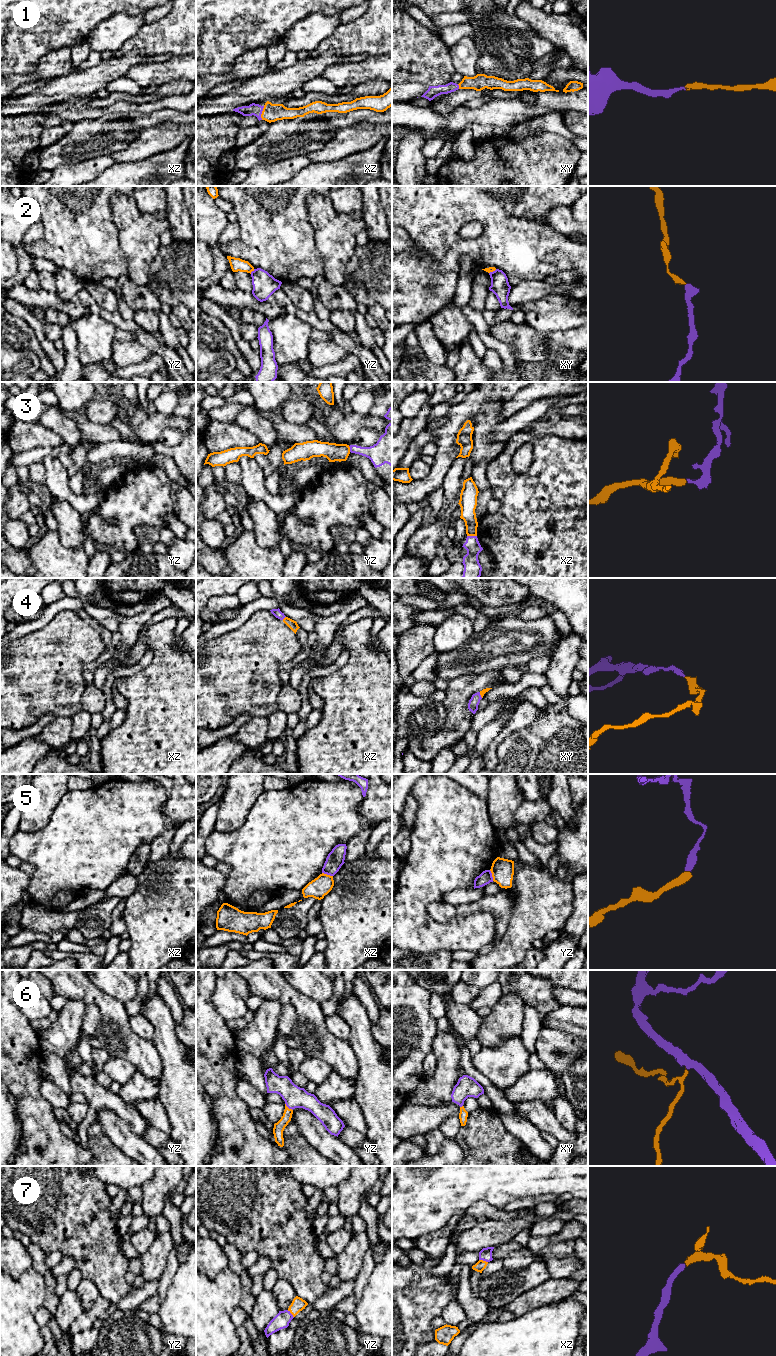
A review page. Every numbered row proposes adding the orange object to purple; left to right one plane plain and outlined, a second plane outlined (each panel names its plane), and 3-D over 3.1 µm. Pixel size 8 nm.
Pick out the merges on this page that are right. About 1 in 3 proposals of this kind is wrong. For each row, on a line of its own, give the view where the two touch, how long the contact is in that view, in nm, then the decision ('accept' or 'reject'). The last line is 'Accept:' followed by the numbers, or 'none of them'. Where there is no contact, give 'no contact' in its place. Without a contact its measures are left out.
1: xz | 110 nm | accept
2: yz | 50 nm | reject
3: xz | 80 nm | reject
4: xz | 40 nm | accept
5: xz | 90 nm | reject
6: yz | 90 nm | accept
7: xz | 80 nm | accept
Accept: 1, 4, 6, 7

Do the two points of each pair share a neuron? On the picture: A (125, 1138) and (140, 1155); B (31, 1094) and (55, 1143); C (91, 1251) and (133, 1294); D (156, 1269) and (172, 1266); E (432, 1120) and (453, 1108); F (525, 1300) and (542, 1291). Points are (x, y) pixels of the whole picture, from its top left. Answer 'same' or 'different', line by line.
A: same
B: same
C: different
D: different
E: same
F: same

